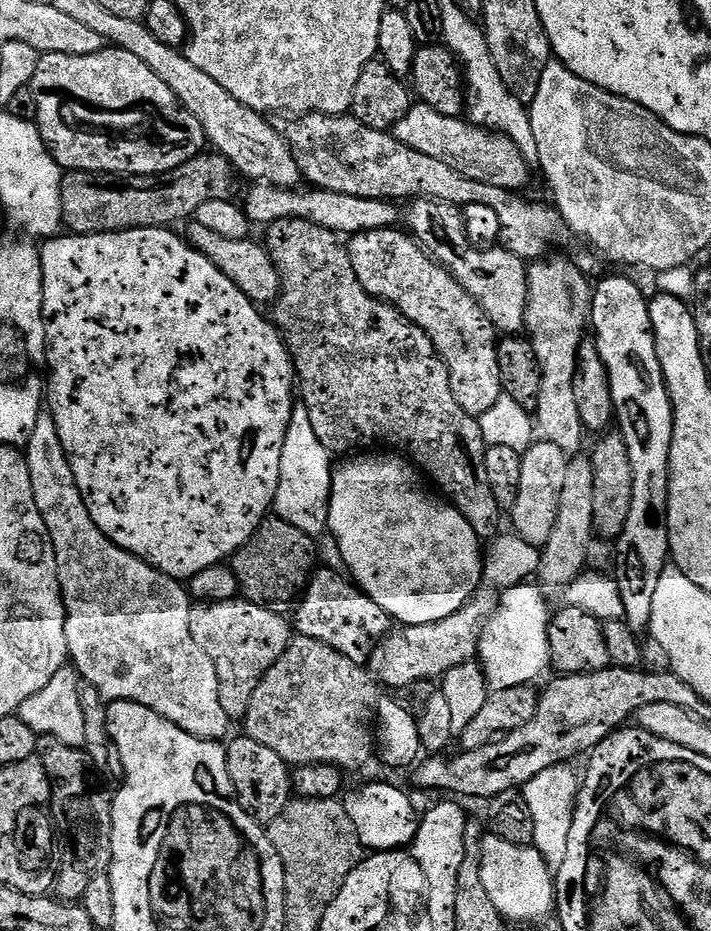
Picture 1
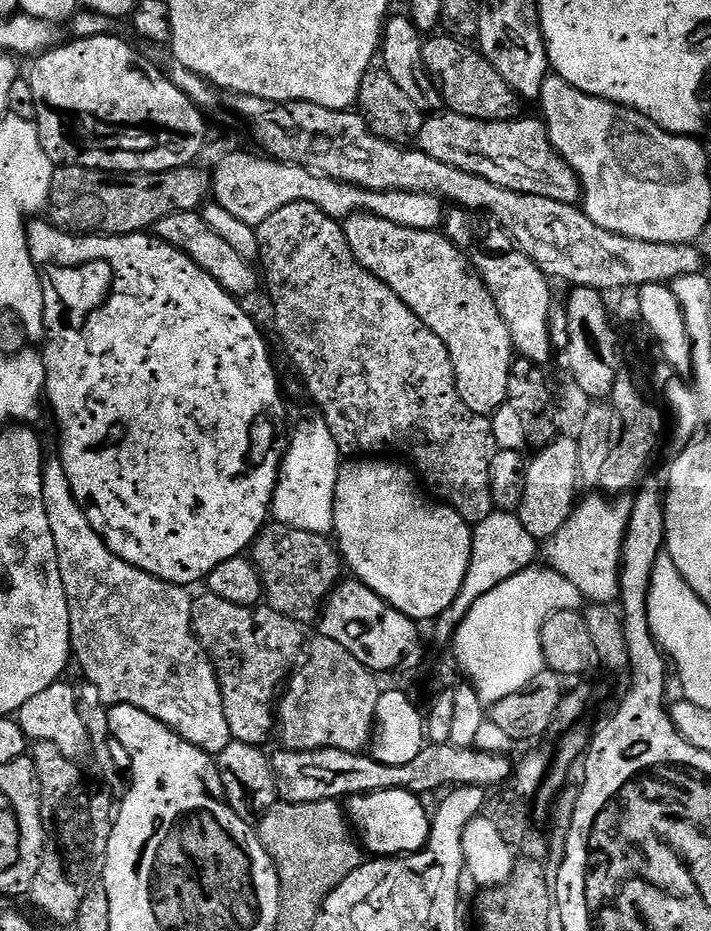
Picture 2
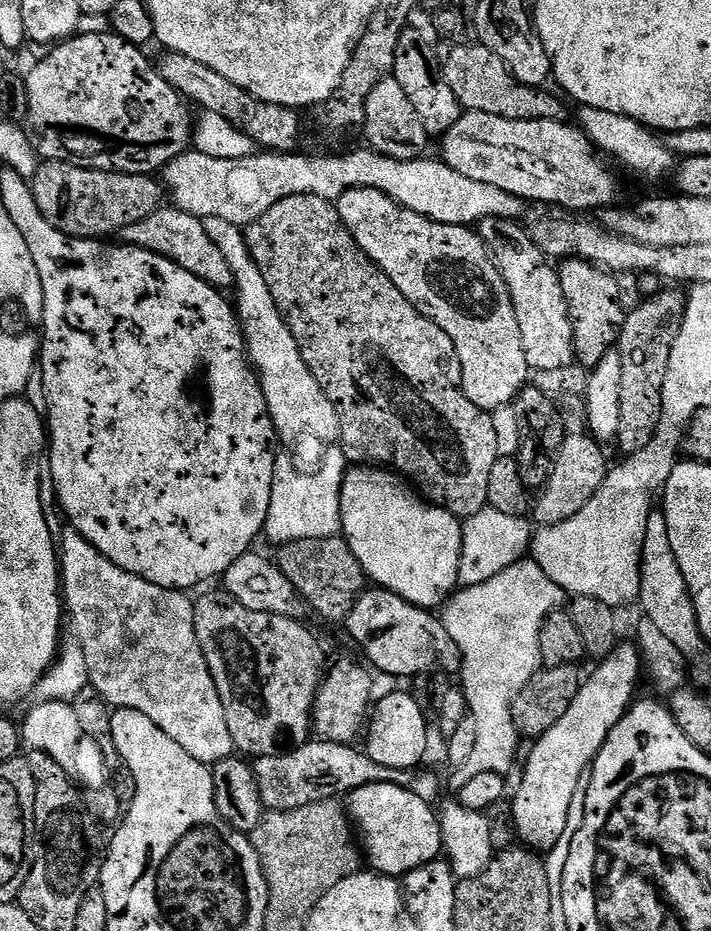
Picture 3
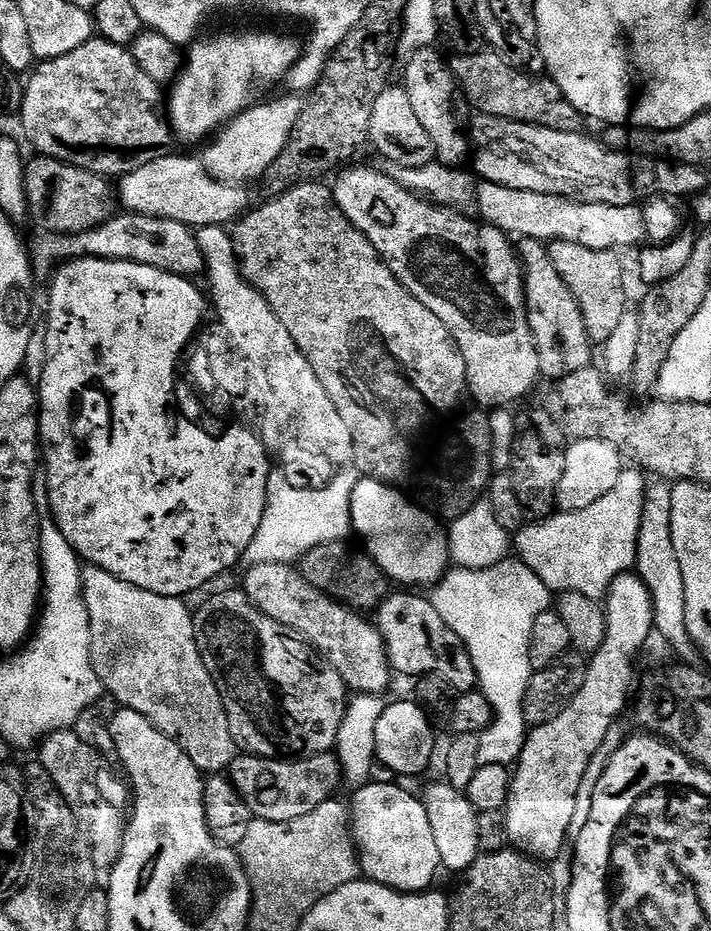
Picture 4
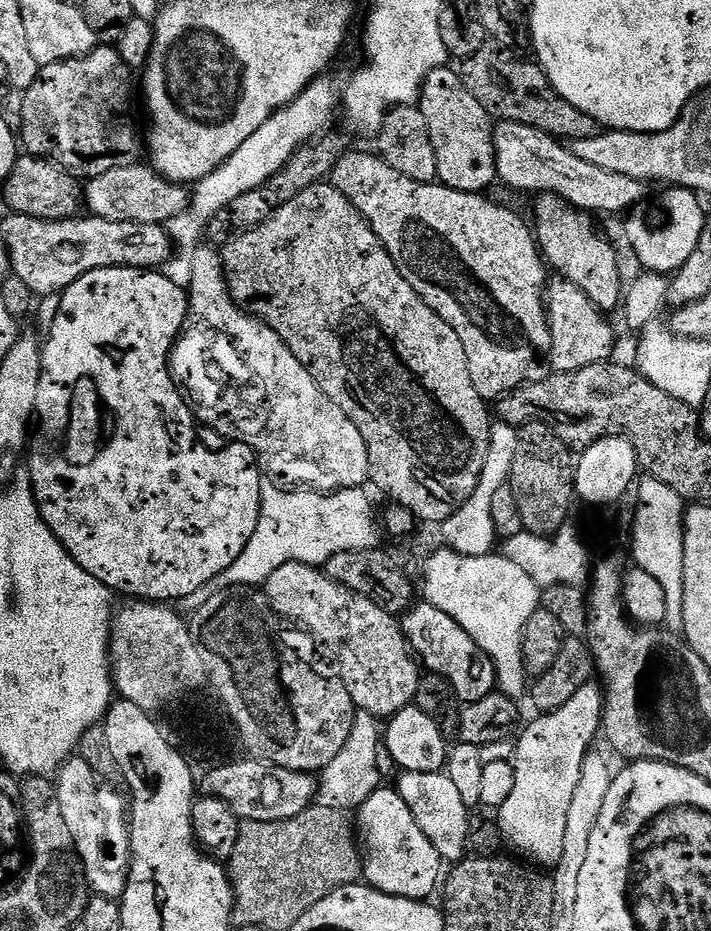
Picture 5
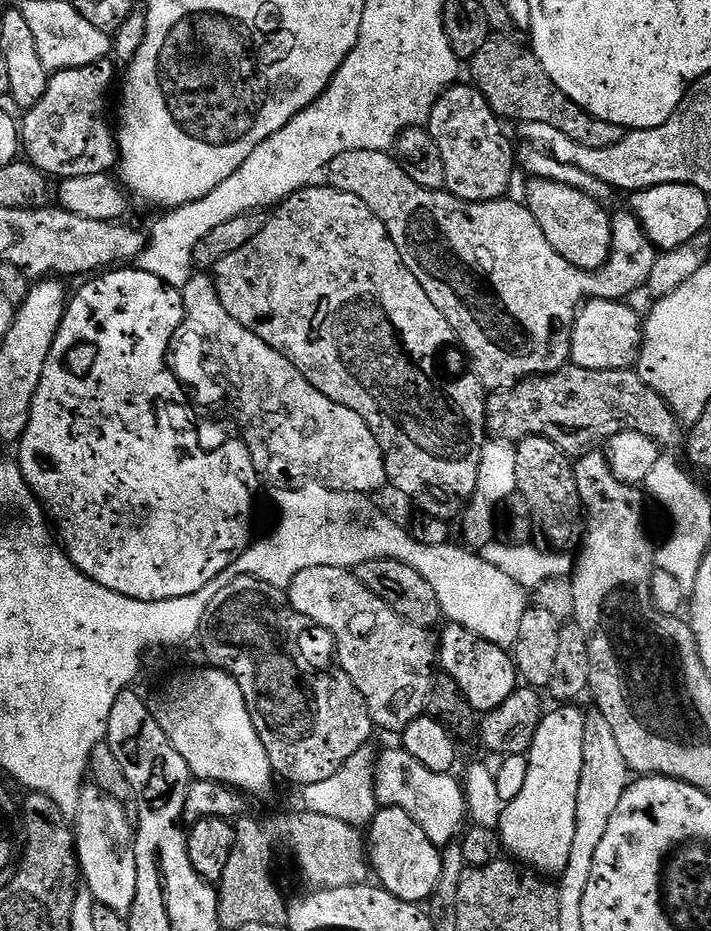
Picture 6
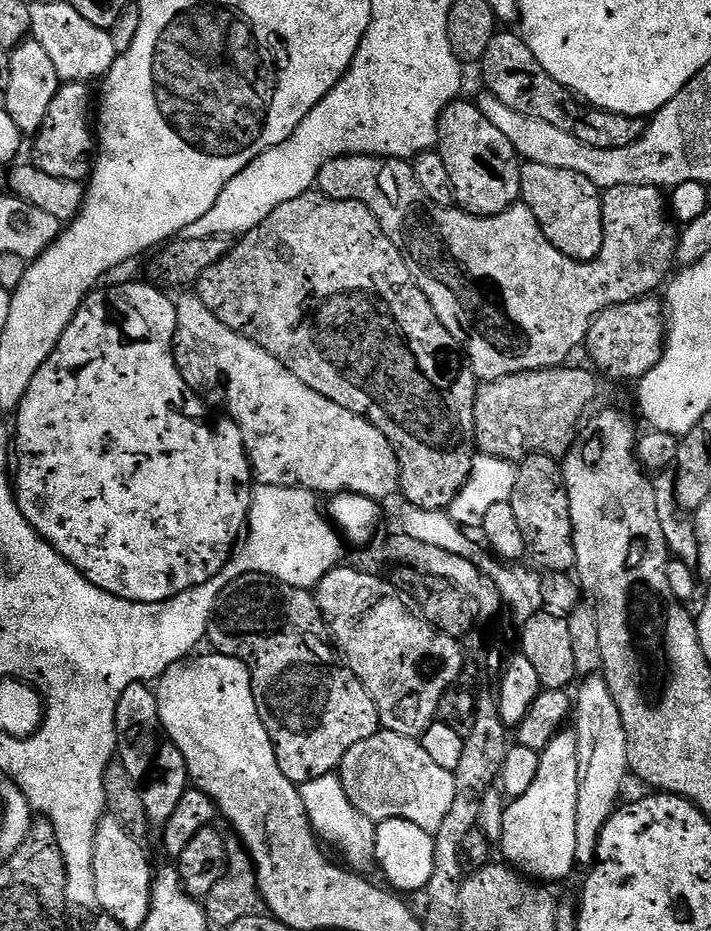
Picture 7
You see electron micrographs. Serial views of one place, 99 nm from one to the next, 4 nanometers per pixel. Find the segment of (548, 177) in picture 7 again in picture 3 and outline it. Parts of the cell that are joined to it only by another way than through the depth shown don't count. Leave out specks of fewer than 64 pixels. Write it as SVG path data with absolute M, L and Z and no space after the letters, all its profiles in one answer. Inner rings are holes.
M566 260L559 265L558 275L562 294L566 294L566 306L574 330L575 363L591 370L602 358L617 347L620 327L626 311L619 304L619 279L613 273L597 268L588 260Z

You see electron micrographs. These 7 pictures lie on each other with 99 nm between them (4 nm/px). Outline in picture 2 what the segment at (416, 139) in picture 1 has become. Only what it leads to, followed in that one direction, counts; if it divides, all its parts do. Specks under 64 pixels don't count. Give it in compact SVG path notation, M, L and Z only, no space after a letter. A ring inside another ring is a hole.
M449 111L444 116L436 115L440 114L425 119L418 137L420 151L430 154L430 158L478 174L478 178L486 178L506 190L554 198L554 202L563 204L576 204L581 199L580 179L554 150L543 119L475 120Z

